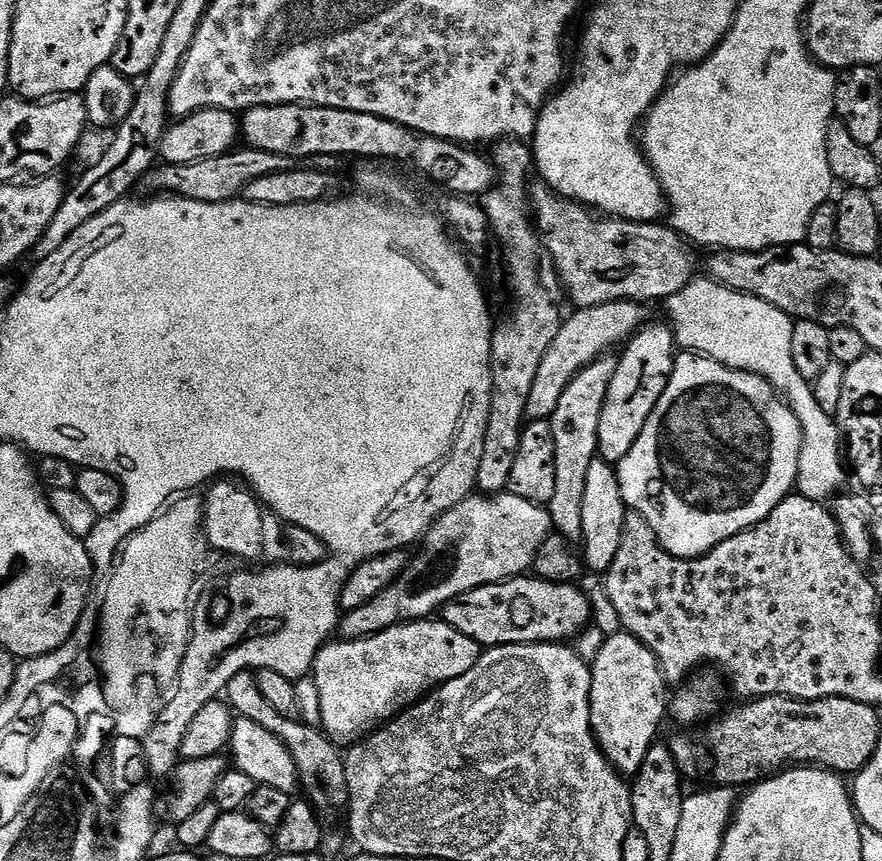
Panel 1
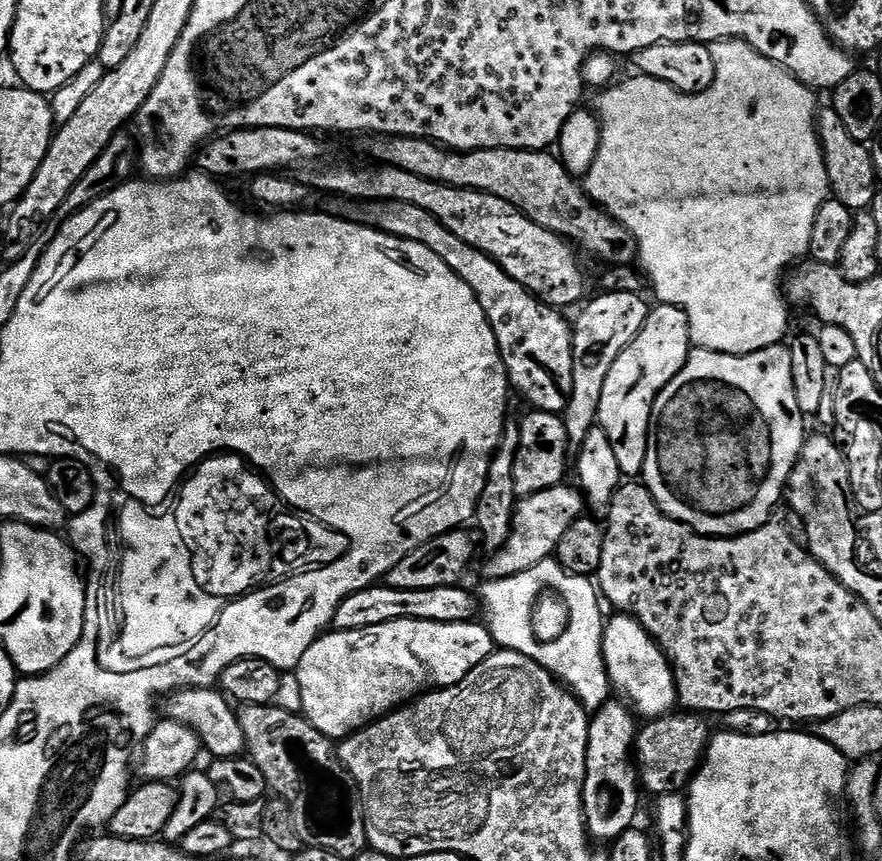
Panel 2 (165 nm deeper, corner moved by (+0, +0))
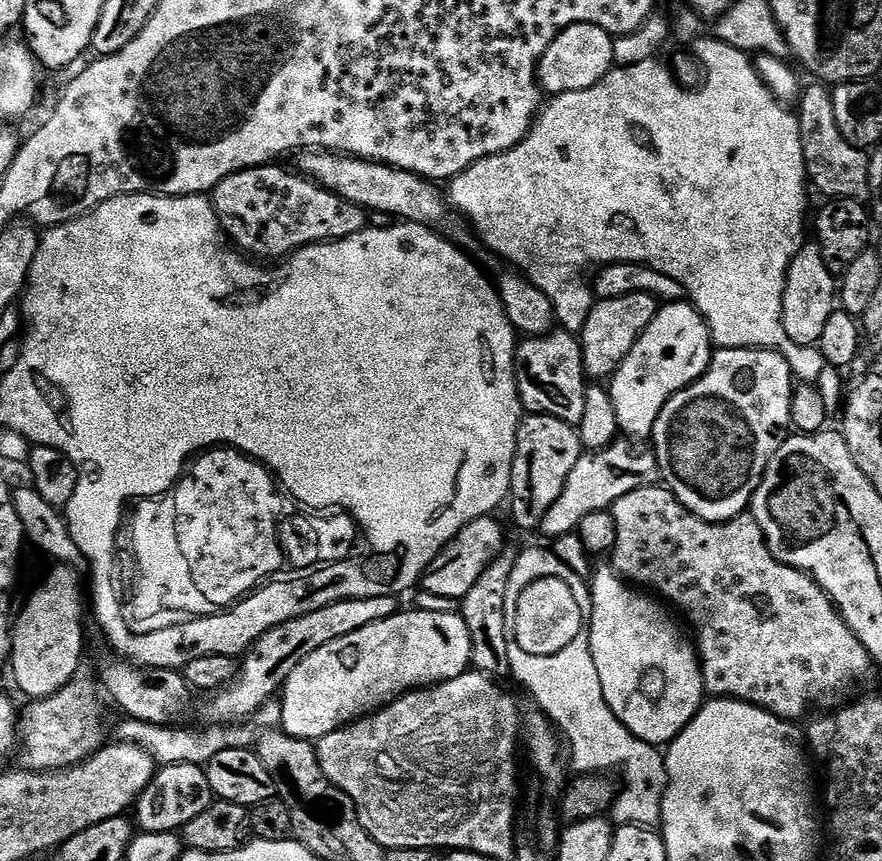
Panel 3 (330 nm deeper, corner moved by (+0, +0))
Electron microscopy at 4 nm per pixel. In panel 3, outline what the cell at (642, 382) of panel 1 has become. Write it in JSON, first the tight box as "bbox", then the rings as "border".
{"bbox":[610,302,714,441],"border":[[[690,302],[664,304],[657,311],[650,326],[646,326],[646,330],[638,338],[634,350],[630,350],[630,354],[626,354],[616,375],[611,377],[610,391],[614,402],[614,414],[618,414],[620,432],[628,435],[629,441],[647,441],[654,430],[654,422],[658,422],[658,414],[662,410],[662,406],[666,406],[666,402],[674,393],[681,392],[686,386],[690,386],[705,372],[712,361],[713,351],[714,345],[708,323],[704,321],[704,317],[694,305]]]}

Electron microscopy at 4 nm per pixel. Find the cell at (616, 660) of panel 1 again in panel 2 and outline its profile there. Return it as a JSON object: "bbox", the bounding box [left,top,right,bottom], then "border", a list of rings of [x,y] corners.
{"bbox":[584,699,641,842],"border":[[[609,699],[595,709],[588,721],[588,745],[586,746],[586,778],[584,779],[584,825],[593,841],[614,842],[629,831],[640,808],[641,789],[638,777],[630,770],[638,731],[638,720],[627,703]]]}

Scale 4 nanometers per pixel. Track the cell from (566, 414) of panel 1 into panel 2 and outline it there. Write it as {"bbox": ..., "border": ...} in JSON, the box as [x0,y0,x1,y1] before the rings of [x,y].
{"bbox":[562,290,650,446],"border":[[[604,290],[601,293],[601,296],[593,295],[579,309],[581,312],[572,324],[574,380],[570,390],[570,402],[562,414],[568,442],[572,446],[579,446],[586,438],[586,434],[590,434],[590,430],[597,427],[602,386],[606,386],[606,374],[610,374],[610,366],[618,362],[618,354],[622,354],[622,350],[626,350],[626,346],[634,342],[650,311],[650,304],[644,301],[645,297],[641,294],[622,294],[611,290]]]}

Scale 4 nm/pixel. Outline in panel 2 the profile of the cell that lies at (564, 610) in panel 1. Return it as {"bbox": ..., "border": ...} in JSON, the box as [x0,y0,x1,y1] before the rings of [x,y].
{"bbox":[331,586,478,632],"border":[[[373,586],[350,594],[338,606],[331,627],[337,632],[366,630],[366,626],[382,626],[382,622],[395,620],[429,620],[463,624],[477,619],[478,600],[464,586],[438,586],[434,590],[398,590],[387,586]]]}

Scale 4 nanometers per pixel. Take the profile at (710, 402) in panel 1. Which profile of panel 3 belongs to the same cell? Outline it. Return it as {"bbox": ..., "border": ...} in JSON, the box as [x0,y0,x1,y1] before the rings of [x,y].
{"bbox":[650,348,794,524],"border":[[[721,348],[713,351],[710,366],[695,382],[674,393],[662,406],[650,437],[663,487],[668,488],[693,516],[724,524],[749,511],[762,474],[782,443],[780,431],[791,425],[790,402],[794,375],[787,359],[767,348]]]}

